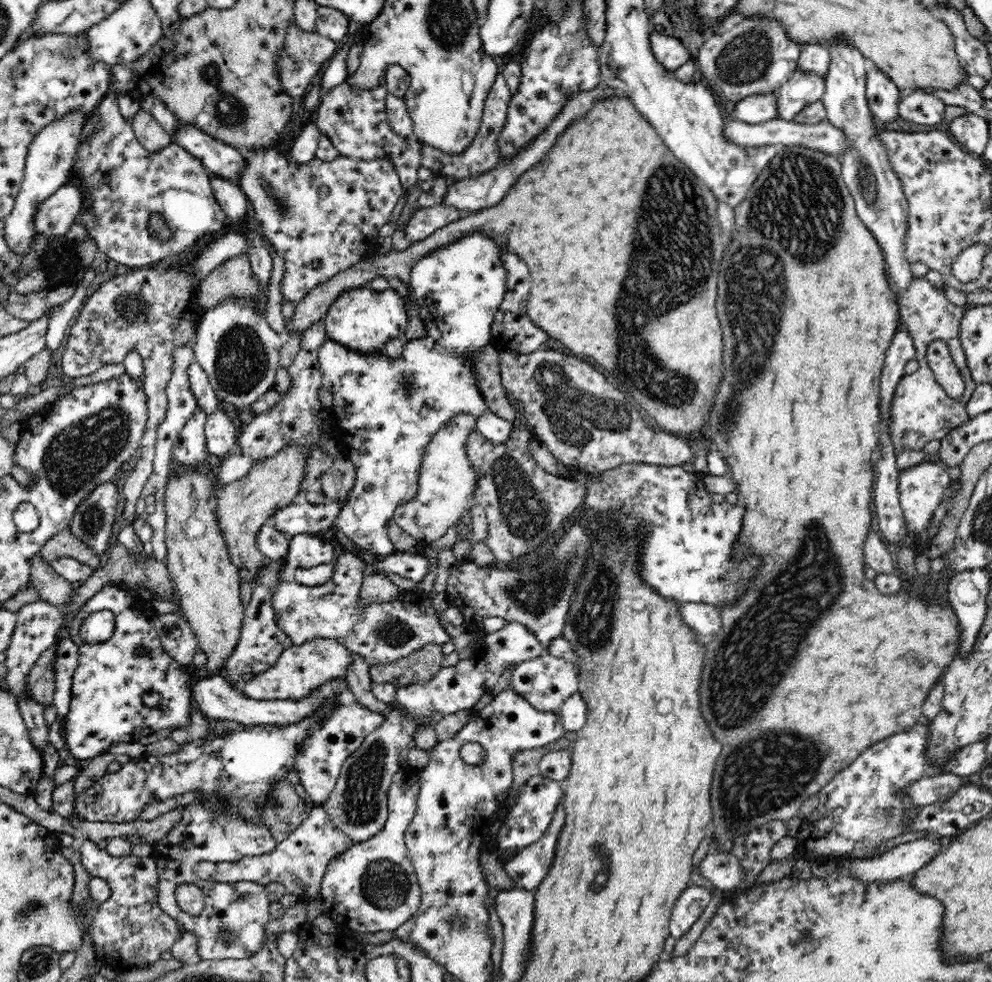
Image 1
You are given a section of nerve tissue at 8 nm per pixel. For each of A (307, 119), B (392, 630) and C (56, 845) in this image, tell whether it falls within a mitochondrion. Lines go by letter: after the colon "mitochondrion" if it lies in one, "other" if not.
A: other
B: mitochondrion
C: other

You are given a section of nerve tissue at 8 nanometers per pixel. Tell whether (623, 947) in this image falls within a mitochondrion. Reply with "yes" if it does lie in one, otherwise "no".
no

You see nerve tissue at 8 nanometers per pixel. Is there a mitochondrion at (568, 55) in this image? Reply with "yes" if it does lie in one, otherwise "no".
yes

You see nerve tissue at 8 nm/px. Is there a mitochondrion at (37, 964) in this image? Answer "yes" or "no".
yes

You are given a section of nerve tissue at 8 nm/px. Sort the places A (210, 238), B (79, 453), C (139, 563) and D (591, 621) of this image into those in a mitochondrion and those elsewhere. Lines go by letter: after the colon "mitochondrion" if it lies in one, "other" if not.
A: other
B: mitochondrion
C: other
D: mitochondrion

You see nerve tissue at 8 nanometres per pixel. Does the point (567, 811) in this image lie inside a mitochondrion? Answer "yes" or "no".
no

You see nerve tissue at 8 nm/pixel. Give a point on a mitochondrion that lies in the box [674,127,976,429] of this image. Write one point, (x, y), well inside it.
(869, 185)

